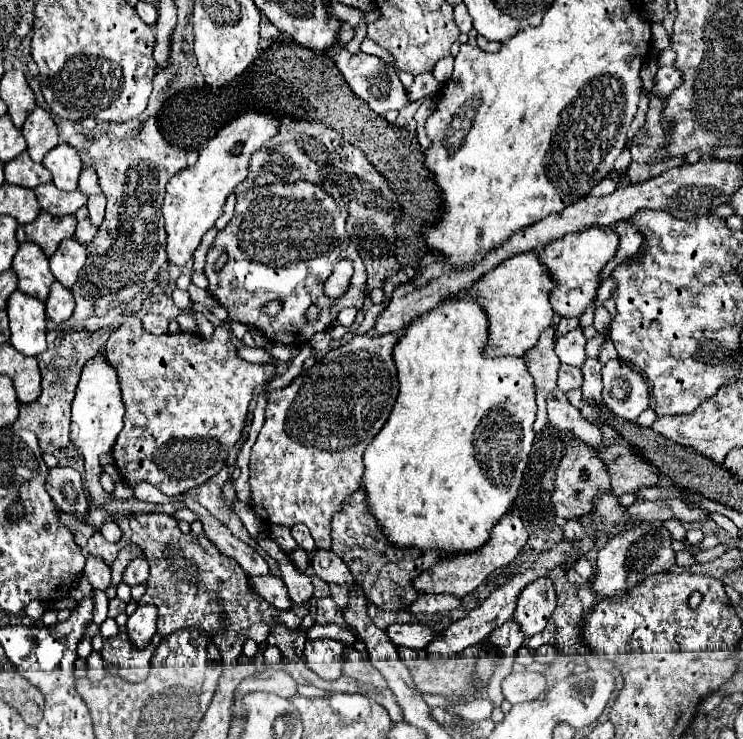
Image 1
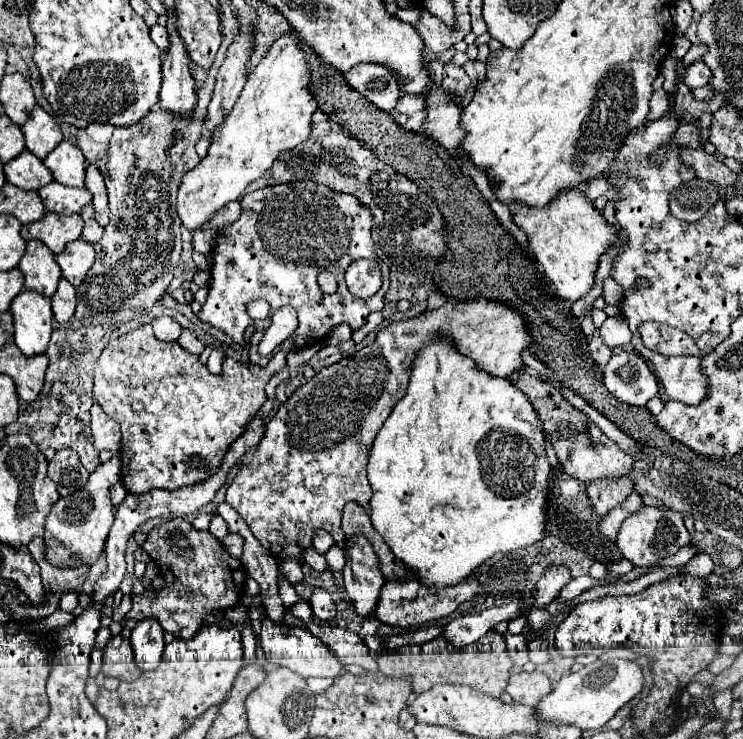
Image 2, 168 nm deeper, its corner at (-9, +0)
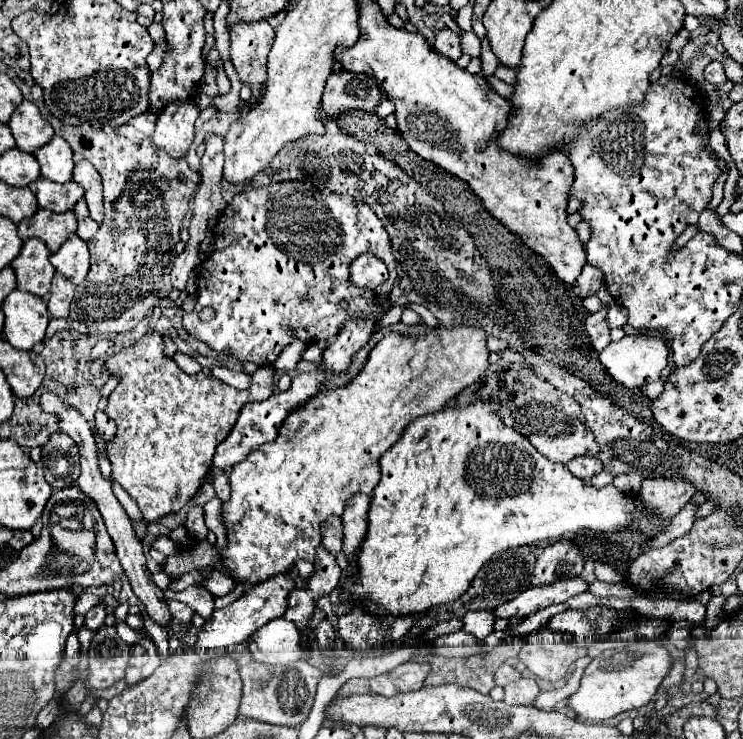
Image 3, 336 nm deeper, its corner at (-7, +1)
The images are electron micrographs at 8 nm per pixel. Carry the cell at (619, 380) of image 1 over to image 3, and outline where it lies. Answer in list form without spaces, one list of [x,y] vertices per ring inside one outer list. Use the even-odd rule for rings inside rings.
[[[626,335],[624,339],[610,343],[600,353],[600,363],[618,385],[626,389],[642,389],[644,385],[660,379],[660,371],[668,365],[668,347],[666,341],[656,335]]]

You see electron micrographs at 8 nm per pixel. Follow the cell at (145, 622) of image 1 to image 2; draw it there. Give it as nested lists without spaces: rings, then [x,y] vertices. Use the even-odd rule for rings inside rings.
[[[140,620],[138,626],[130,634],[134,660],[138,670],[154,670],[160,664],[160,656],[164,650],[164,630],[154,620]]]

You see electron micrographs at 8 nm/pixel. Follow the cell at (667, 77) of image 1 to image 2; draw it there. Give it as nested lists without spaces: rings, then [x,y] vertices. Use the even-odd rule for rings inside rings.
[[[694,62],[686,68],[686,78],[684,78],[684,84],[688,88],[700,88],[700,86],[706,86],[712,78],[712,70],[704,64],[704,62]]]

